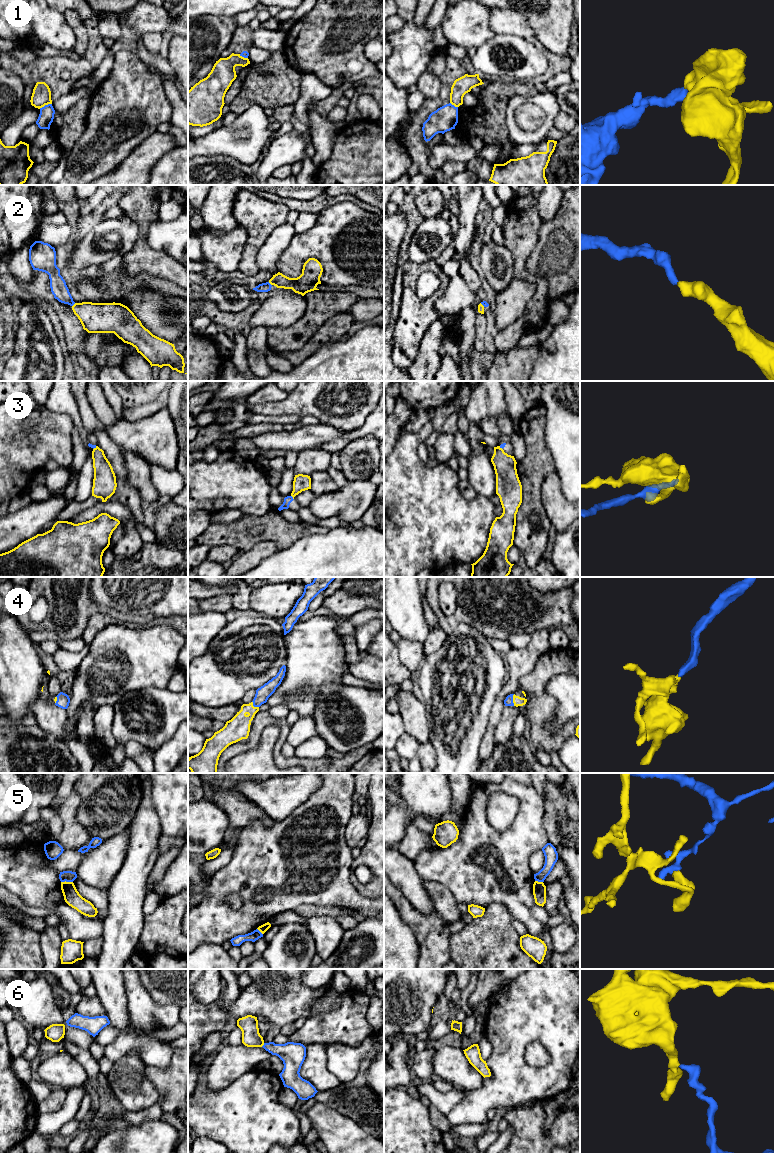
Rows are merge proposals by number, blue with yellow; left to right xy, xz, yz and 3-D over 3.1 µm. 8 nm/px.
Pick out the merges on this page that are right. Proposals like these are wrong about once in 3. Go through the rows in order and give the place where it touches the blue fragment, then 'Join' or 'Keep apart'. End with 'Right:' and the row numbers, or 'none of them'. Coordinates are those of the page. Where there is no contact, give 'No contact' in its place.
1: Touches blue at xy (45, 105). Keep apart
2: Touches blue at xy (73, 304). Join
3: Touches blue at xz (292, 497). Keep apart
4: Touches blue at yz (512, 700). Join
5: Touches blue at xy (66, 881). Keep apart
6: Touches blue at xz (263, 1045). Join
Right: 2, 4, 6

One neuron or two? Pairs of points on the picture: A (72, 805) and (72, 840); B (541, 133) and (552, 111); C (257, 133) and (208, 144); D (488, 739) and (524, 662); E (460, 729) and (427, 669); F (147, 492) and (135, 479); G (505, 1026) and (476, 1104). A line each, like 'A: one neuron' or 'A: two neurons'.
A: one neuron
B: one neuron
C: one neuron
D: one neuron
E: one neuron
F: one neuron
G: one neuron

